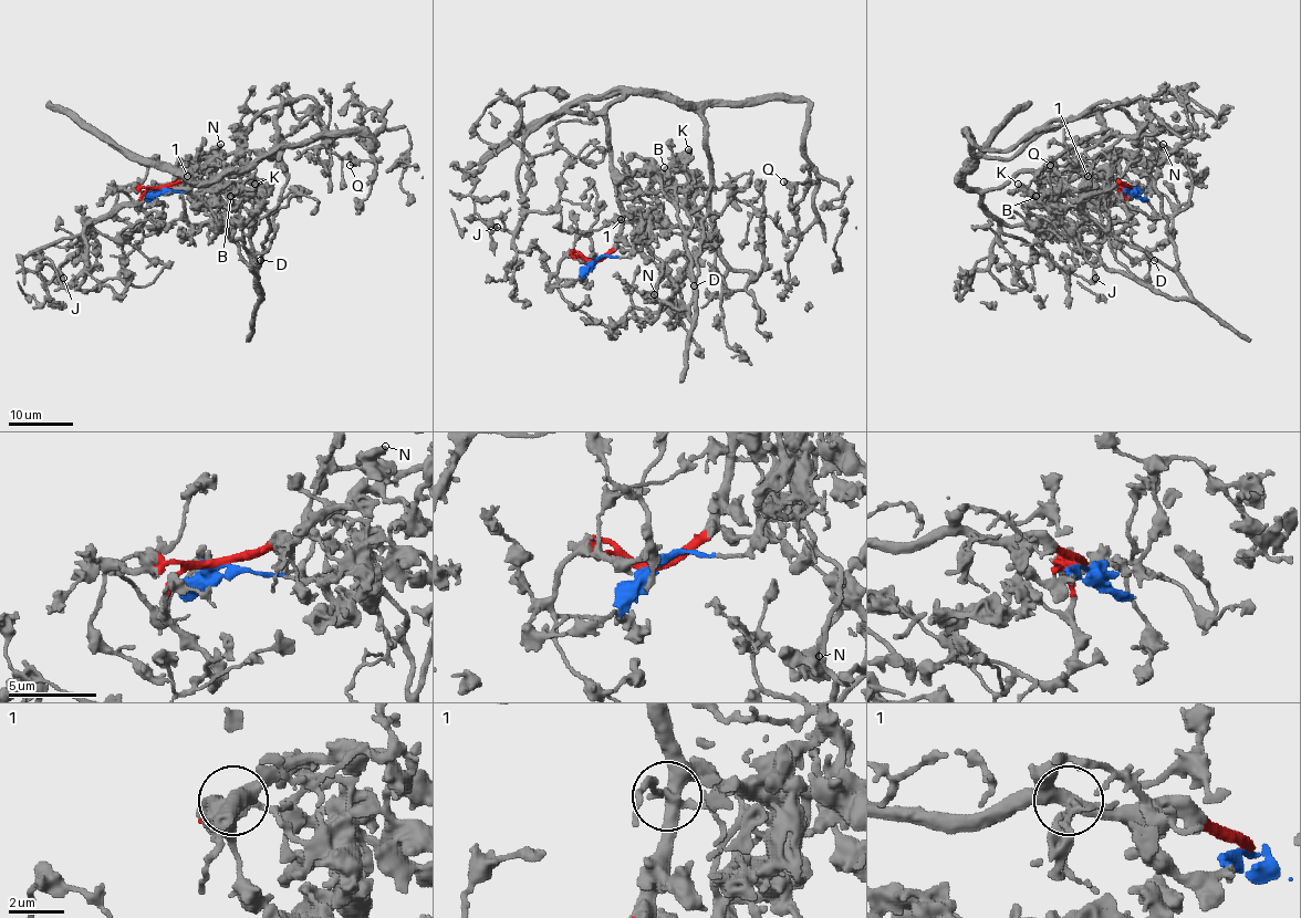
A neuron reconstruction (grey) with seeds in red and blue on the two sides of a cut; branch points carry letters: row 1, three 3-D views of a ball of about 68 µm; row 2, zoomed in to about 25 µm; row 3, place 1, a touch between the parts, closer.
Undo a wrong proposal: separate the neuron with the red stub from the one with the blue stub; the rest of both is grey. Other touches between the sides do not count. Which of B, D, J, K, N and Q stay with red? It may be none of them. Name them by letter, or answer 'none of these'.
J, Q

